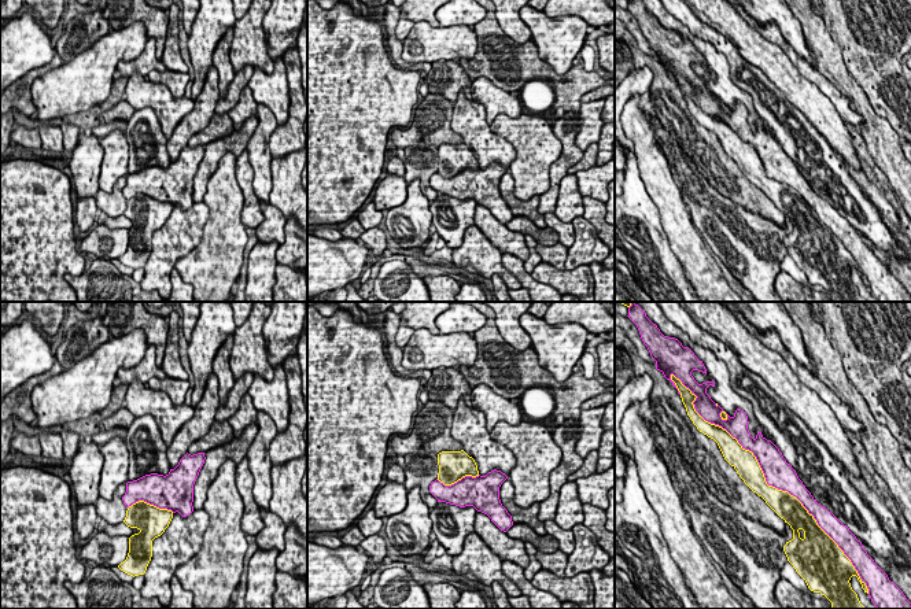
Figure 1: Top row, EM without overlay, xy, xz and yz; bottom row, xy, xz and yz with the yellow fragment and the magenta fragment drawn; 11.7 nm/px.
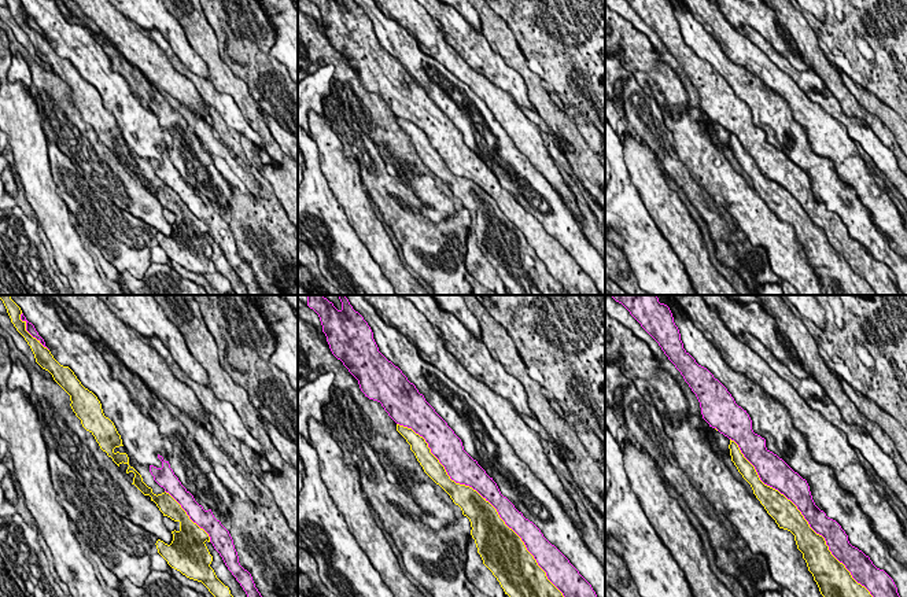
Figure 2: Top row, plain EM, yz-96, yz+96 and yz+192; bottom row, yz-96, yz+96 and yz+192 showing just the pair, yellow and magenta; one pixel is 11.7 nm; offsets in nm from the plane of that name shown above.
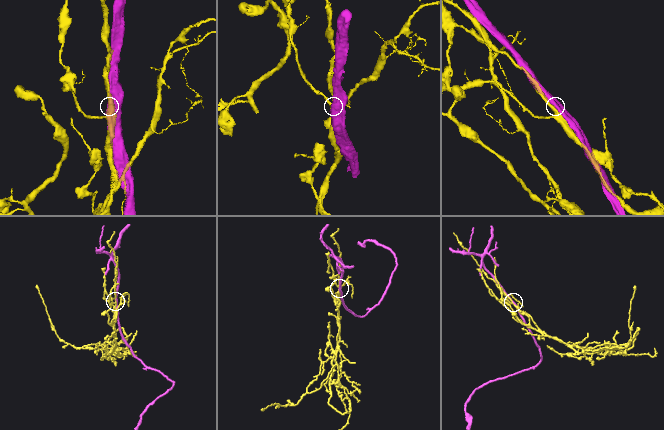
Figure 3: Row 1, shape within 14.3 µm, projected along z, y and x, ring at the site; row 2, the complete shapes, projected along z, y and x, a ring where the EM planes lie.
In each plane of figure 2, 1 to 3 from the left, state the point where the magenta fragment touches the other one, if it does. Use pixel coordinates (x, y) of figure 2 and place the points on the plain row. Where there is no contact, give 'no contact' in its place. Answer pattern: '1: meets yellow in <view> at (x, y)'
1: meets yellow in yz-96 at (188, 209)
2: meets yellow in yz+96 at (485, 192)
3: meets yellow in yz+192 at (803, 210)

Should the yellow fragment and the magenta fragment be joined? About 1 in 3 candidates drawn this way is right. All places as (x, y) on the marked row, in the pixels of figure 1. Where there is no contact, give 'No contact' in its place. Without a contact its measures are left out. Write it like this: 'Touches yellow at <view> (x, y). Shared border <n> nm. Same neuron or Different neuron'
Touches yellow at yz (766, 483). Shared border 3450 nm. Different neuron

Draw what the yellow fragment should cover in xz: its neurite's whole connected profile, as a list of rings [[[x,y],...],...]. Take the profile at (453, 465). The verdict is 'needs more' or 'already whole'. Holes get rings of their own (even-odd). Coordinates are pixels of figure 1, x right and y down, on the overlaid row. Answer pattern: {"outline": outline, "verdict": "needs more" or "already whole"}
{"outline": [[[464,450],[442,451],[438,454],[438,480],[445,486],[451,486],[465,476],[479,476],[477,465]]], "verdict": "already whole"}

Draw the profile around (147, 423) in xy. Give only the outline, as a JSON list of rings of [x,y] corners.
[[[151,414],[136,417],[126,429],[125,443],[133,462],[130,472],[136,476],[128,476],[128,481],[137,480],[145,475],[169,475],[170,464],[167,461],[167,447],[162,440],[161,431]]]

